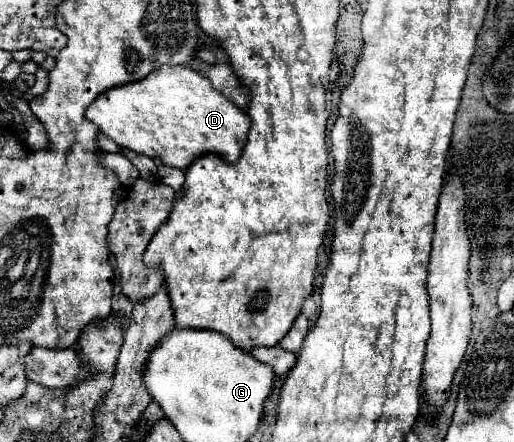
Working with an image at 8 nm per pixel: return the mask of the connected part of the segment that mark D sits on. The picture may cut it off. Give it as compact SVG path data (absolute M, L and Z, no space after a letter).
M160 66L148 78L118 86L100 94L86 110L100 130L118 146L148 158L158 158L164 166L186 170L196 158L216 154L234 164L248 138L250 116L234 106L224 94L210 86L210 80L190 66Z

